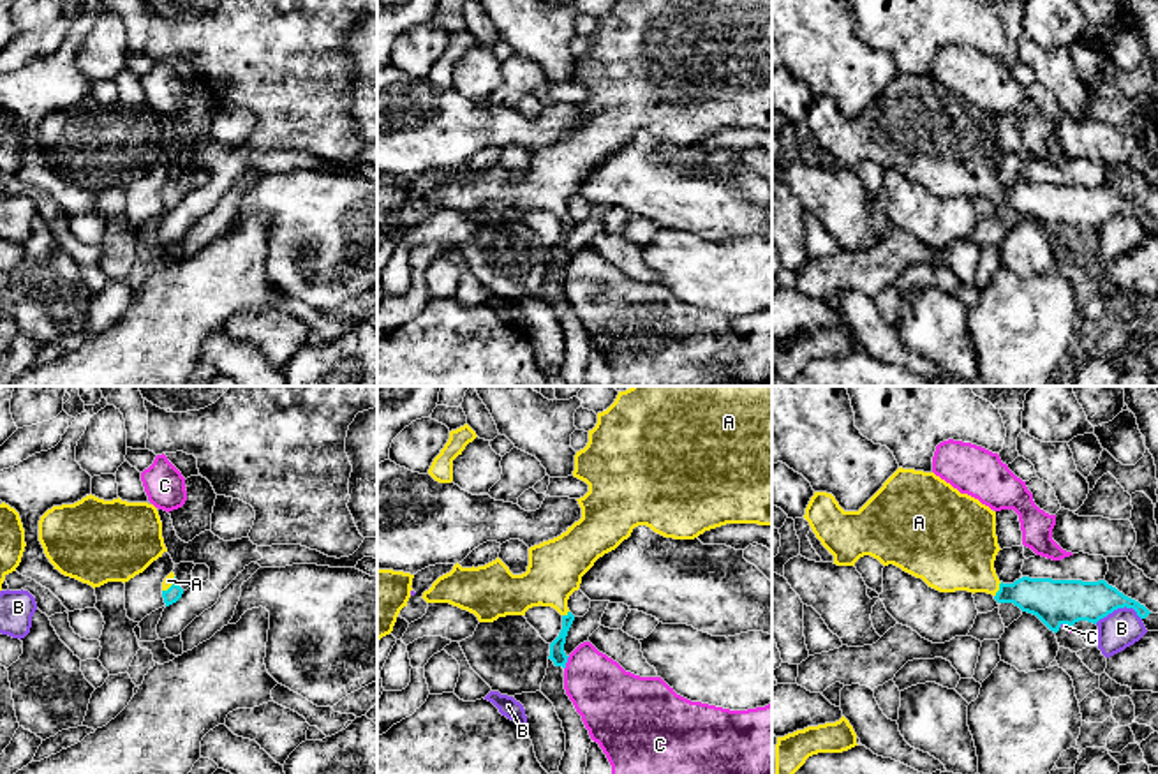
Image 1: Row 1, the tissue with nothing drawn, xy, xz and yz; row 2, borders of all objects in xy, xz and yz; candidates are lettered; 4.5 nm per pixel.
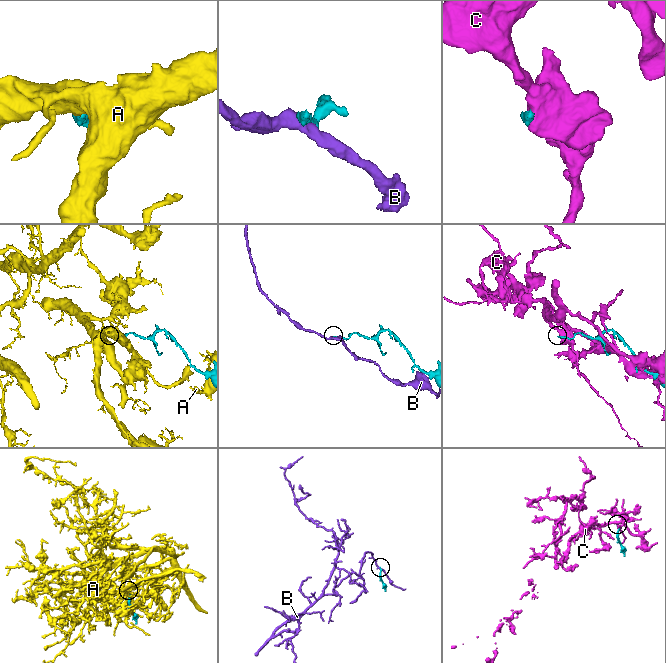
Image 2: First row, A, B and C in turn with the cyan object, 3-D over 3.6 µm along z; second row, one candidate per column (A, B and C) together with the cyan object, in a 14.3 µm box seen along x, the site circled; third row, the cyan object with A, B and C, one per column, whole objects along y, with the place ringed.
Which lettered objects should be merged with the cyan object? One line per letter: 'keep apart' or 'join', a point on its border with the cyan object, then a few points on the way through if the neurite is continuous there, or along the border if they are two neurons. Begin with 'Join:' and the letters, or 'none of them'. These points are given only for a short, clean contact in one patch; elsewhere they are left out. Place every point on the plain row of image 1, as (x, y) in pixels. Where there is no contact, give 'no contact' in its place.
Join: A
A: join; contact yz (1000, 194); way yz (1053, 207), (1000, 194), (982, 184), (957, 159)
B: keep apart; contact yz (1118, 212); border yz (1141, 223), (1132, 214), (1118, 212), (1095, 228)
C: keep apart; contact xz (566, 267)

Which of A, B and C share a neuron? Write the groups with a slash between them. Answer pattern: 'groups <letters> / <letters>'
groups A / B / C

